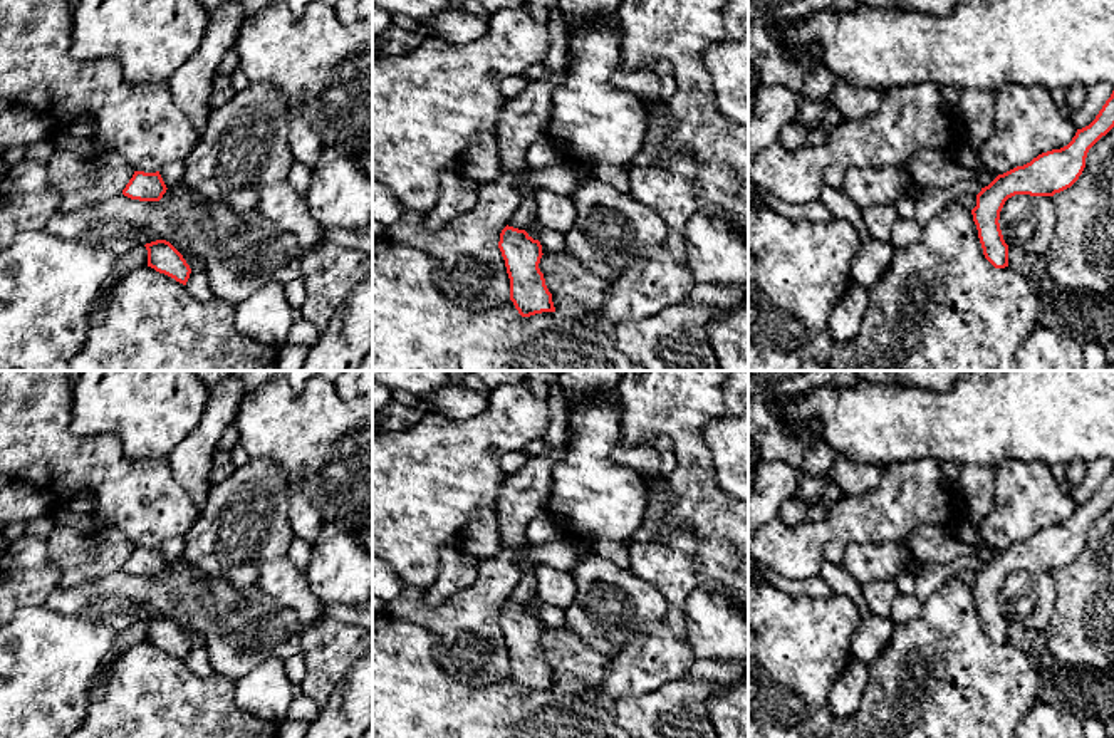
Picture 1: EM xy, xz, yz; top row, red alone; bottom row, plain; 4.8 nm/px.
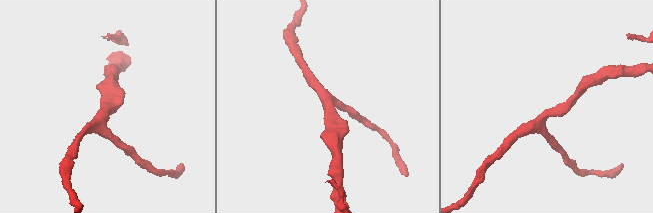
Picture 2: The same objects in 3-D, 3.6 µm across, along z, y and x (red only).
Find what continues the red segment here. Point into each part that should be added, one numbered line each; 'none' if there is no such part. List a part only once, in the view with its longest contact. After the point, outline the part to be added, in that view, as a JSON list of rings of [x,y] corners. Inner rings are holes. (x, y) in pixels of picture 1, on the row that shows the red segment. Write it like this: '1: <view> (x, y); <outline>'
none

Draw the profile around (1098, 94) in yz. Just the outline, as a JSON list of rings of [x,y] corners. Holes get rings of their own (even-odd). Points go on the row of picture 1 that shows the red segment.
[[[1097,82],[1087,87],[1087,97],[1084,104],[1072,112],[1070,122],[1077,129],[1089,126],[1096,119],[1106,101],[1111,97],[1112,91],[1114,87],[1107,82]]]

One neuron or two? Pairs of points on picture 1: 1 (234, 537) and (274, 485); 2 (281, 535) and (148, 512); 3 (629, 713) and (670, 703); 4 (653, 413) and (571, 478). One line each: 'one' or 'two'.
1: one
2: two
3: one
4: two

